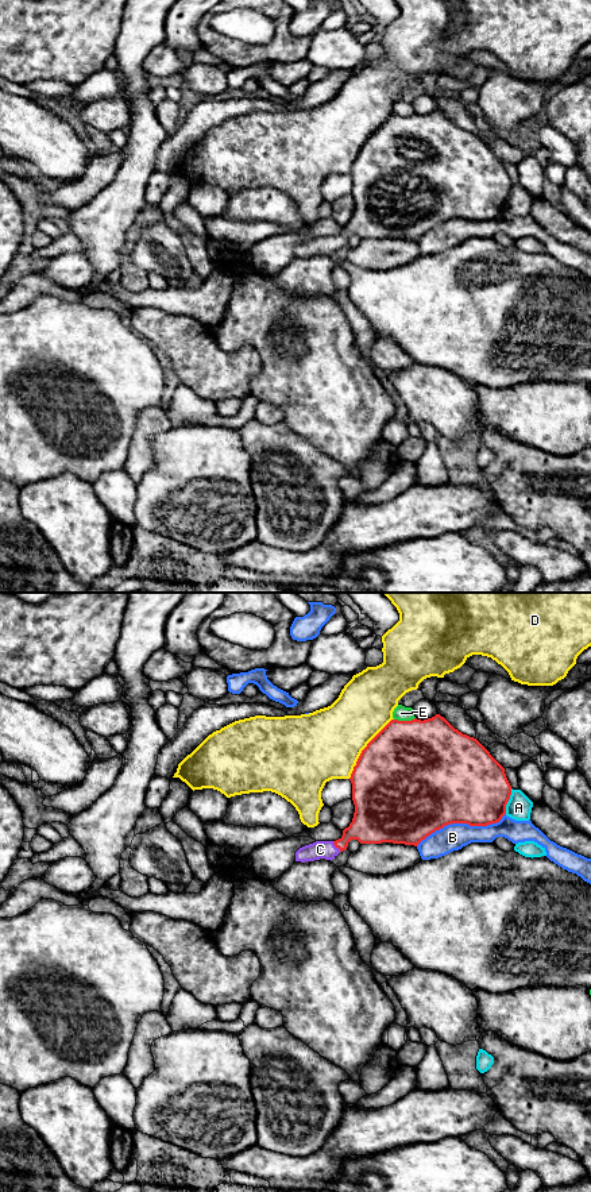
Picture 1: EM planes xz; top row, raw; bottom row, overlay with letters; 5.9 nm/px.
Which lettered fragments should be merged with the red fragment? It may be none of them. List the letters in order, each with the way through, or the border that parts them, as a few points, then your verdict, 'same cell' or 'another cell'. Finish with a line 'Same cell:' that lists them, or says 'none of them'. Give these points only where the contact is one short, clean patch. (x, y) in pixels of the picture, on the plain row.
A: another cell
B: another cell
C: way xz (371, 219), (352, 227), (336, 242), (320, 245); same cell
D: another cell
E: another cell
Same cell: C

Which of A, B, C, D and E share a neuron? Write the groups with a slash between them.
A / B / C / D / E

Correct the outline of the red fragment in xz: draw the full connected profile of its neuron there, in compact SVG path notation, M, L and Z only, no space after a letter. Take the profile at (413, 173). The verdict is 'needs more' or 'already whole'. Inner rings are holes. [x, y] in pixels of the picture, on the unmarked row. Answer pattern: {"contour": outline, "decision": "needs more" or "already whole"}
{"contour": "M436 109L428 115L391 115L362 146L349 173L355 208L352 217L336 236L316 236L296 247L296 256L333 255L345 246L351 235L360 239L405 239L414 240L436 225L451 219L487 221L497 219L506 209L511 181L505 163L474 132L455 124L444 112Z", "decision": "needs more"}

